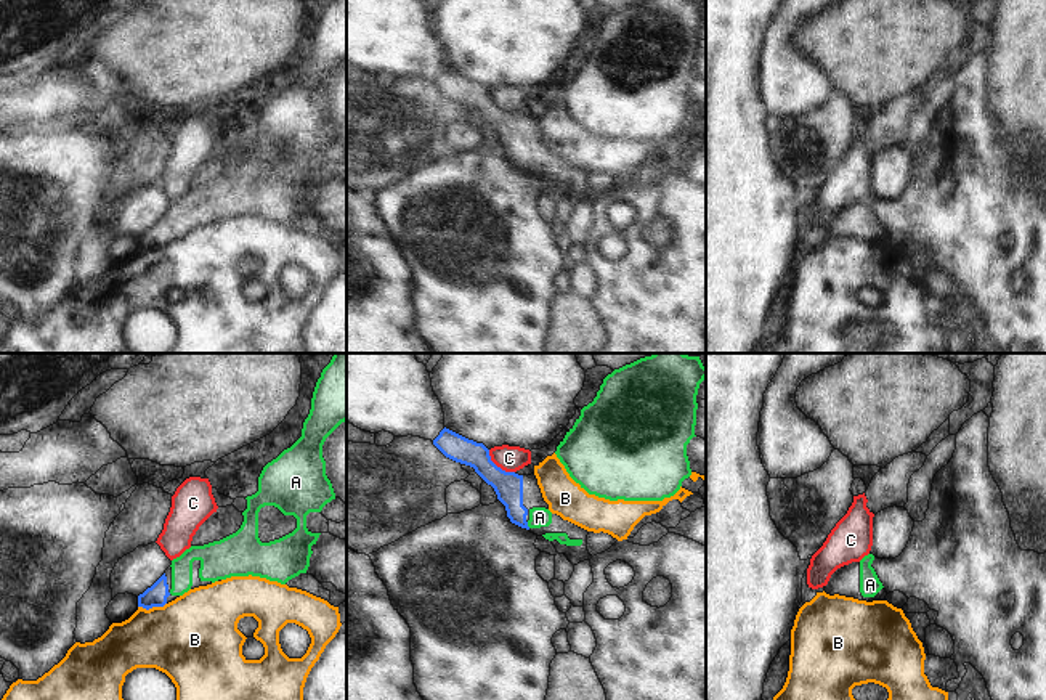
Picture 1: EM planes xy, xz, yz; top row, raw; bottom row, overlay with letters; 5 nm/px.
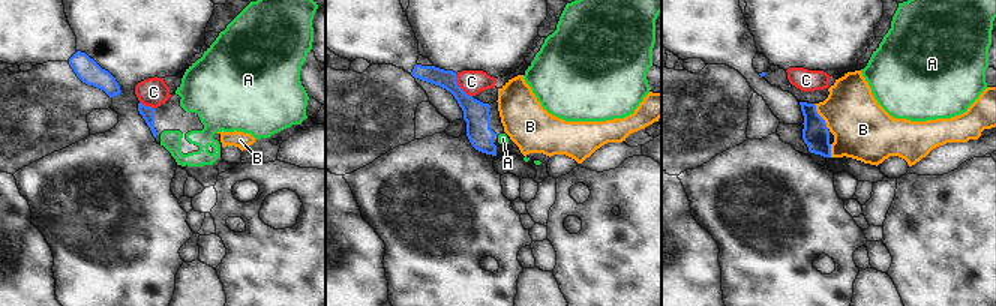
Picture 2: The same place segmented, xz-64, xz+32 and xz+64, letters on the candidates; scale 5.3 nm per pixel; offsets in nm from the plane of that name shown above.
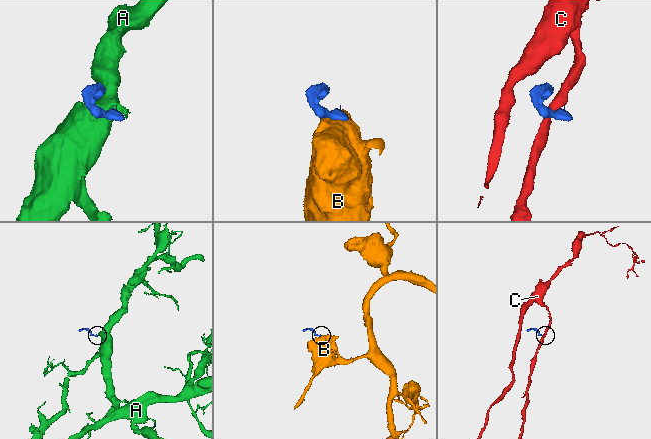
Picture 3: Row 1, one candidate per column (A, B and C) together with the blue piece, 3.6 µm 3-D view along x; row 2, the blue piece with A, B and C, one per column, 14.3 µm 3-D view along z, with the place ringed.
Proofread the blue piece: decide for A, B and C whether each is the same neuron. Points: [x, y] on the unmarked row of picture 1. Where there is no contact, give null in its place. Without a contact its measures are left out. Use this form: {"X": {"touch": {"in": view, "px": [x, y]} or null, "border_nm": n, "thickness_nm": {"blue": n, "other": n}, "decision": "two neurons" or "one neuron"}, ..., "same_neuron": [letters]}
{"A": {"touch": {"in": "xz", "px": [527, 166]}, "border_nm": 40, "thickness_nm": {"blue": 140, "other": 100}, "decision": "one neuron"}, "B": {"touch": {"in": "xy", "px": [151, 248]}, "border_nm": 150, "thickness_nm": {"blue": 110, "other": 420}, "decision": "two neurons"}, "C": {"touch": {"in": "xz", "px": [496, 106]}, "border_nm": 180, "thickness_nm": {"blue": 140, "other": 130}, "decision": "two neurons"}, "same_neuron": ["A"]}

